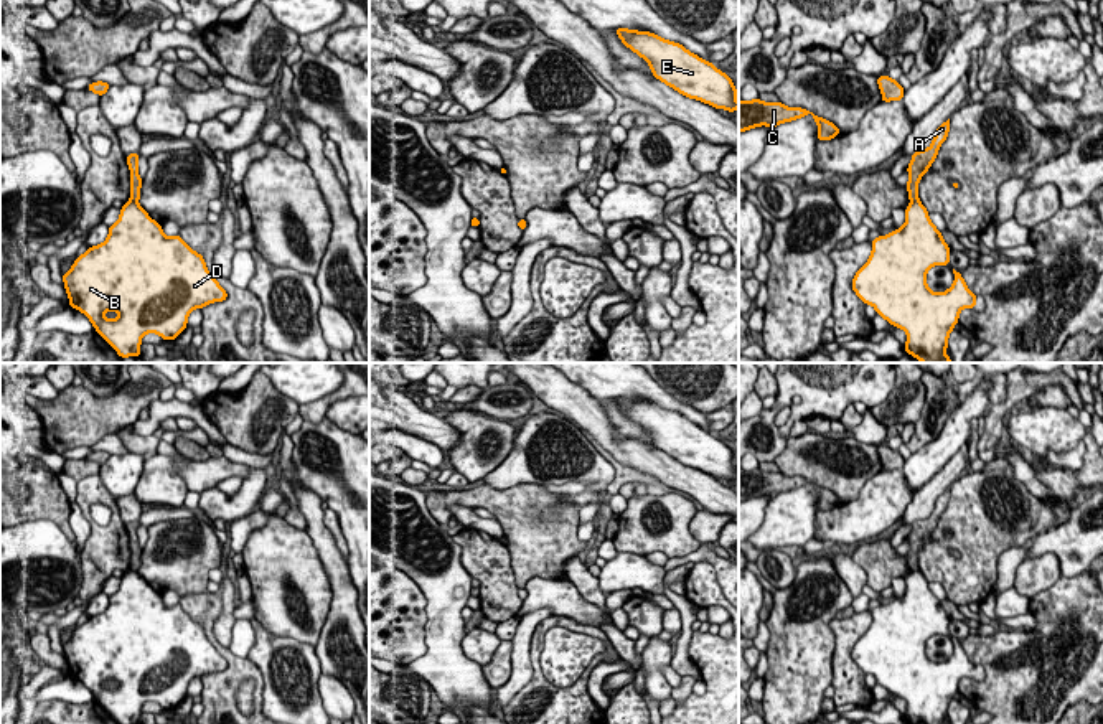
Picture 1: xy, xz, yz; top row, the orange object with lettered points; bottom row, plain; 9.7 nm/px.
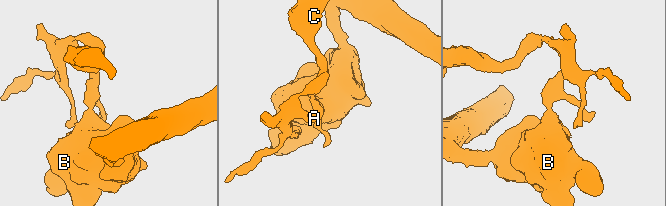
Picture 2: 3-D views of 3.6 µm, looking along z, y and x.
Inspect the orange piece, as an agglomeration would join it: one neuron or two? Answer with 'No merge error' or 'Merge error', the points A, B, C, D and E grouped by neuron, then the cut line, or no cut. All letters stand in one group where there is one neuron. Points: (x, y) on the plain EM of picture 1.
Merge error. Groups: A C / B D E. Split along xy (131, 569), (136, 571)

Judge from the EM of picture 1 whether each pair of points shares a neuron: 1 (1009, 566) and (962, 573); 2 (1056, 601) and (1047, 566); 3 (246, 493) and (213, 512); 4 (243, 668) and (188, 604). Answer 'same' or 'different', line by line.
1: different
2: different
3: same
4: same

